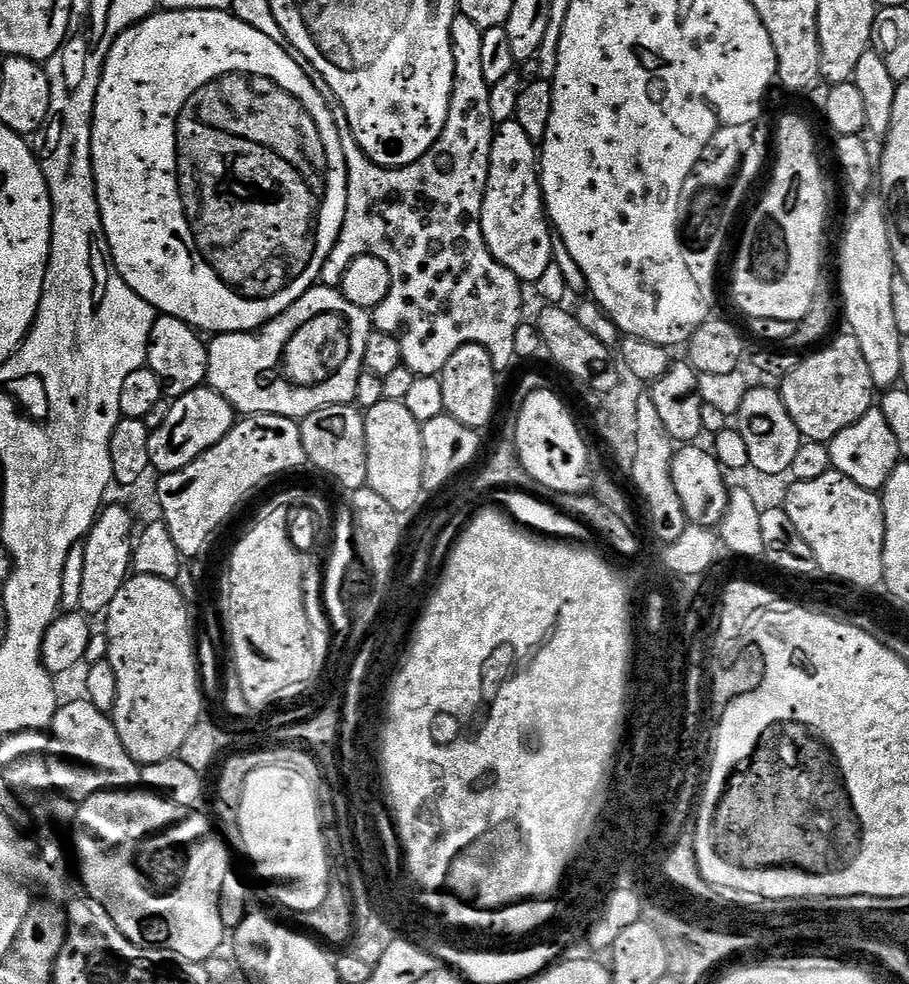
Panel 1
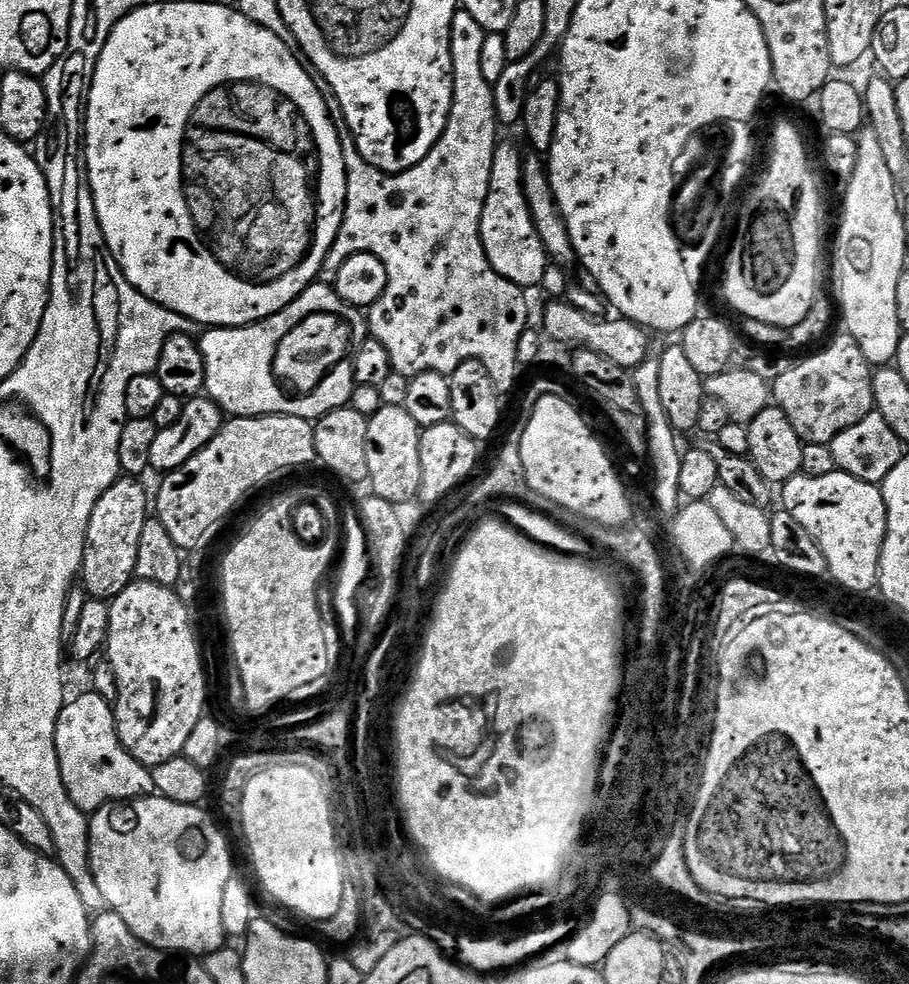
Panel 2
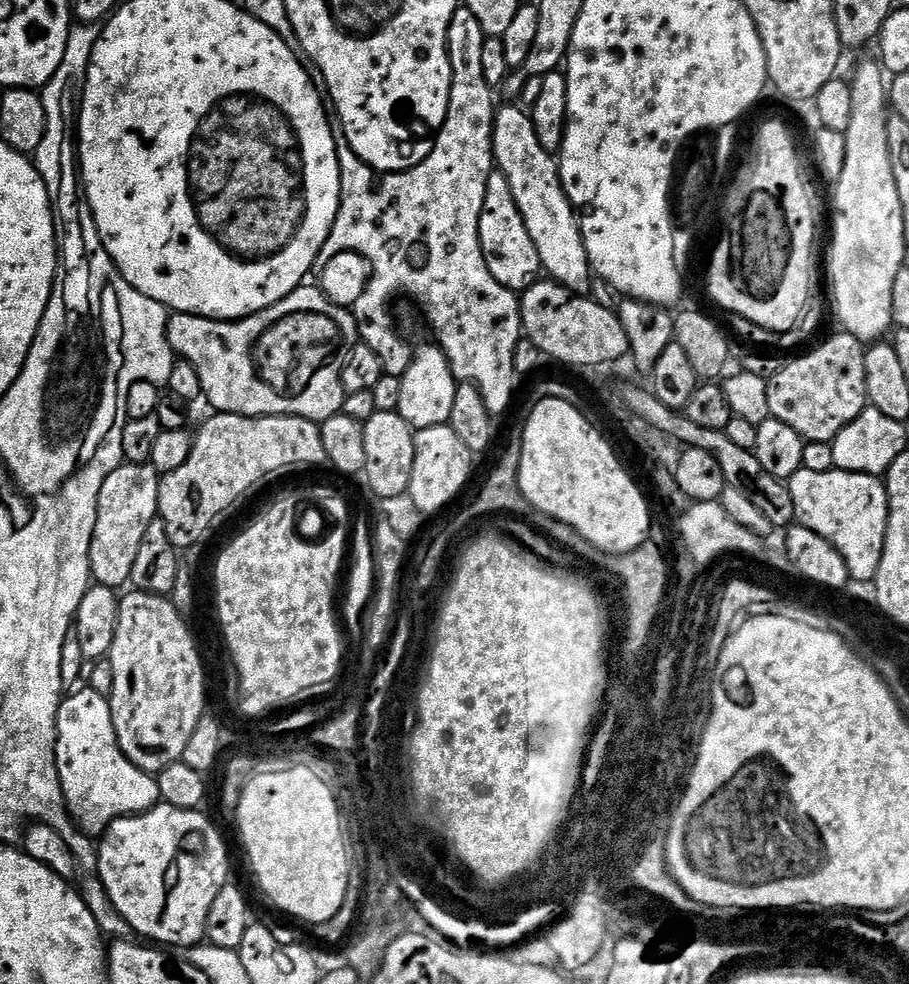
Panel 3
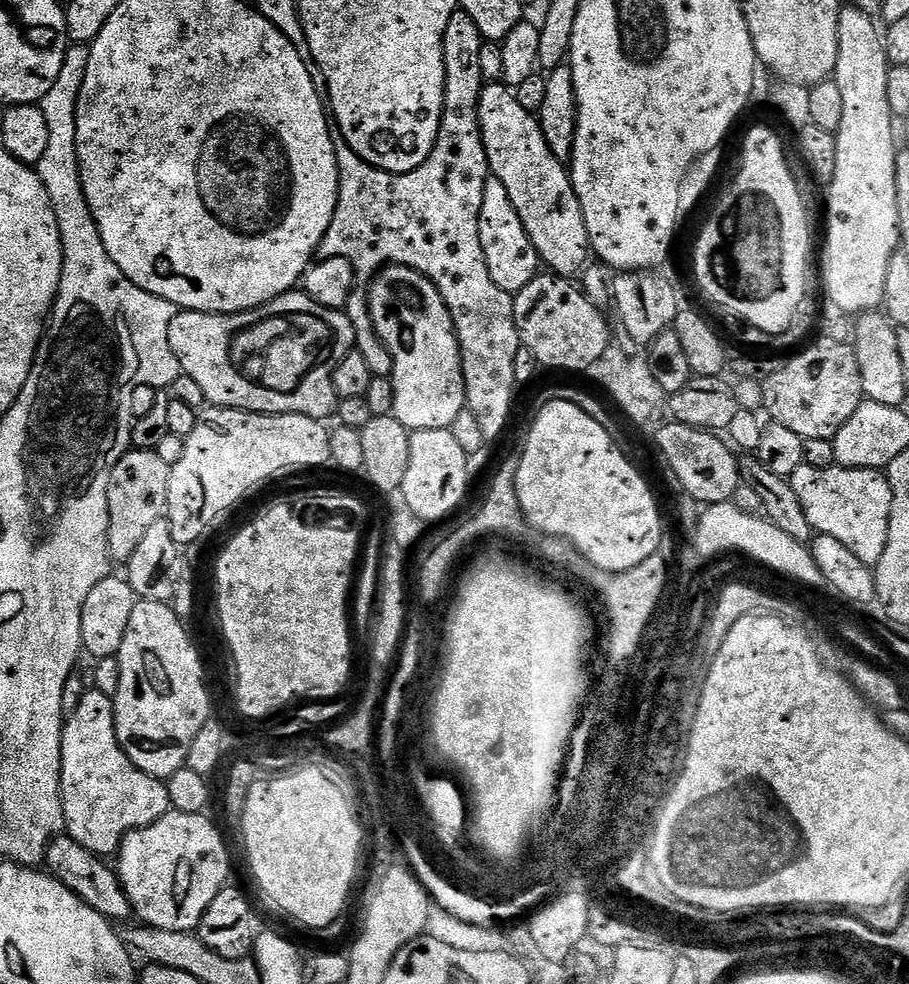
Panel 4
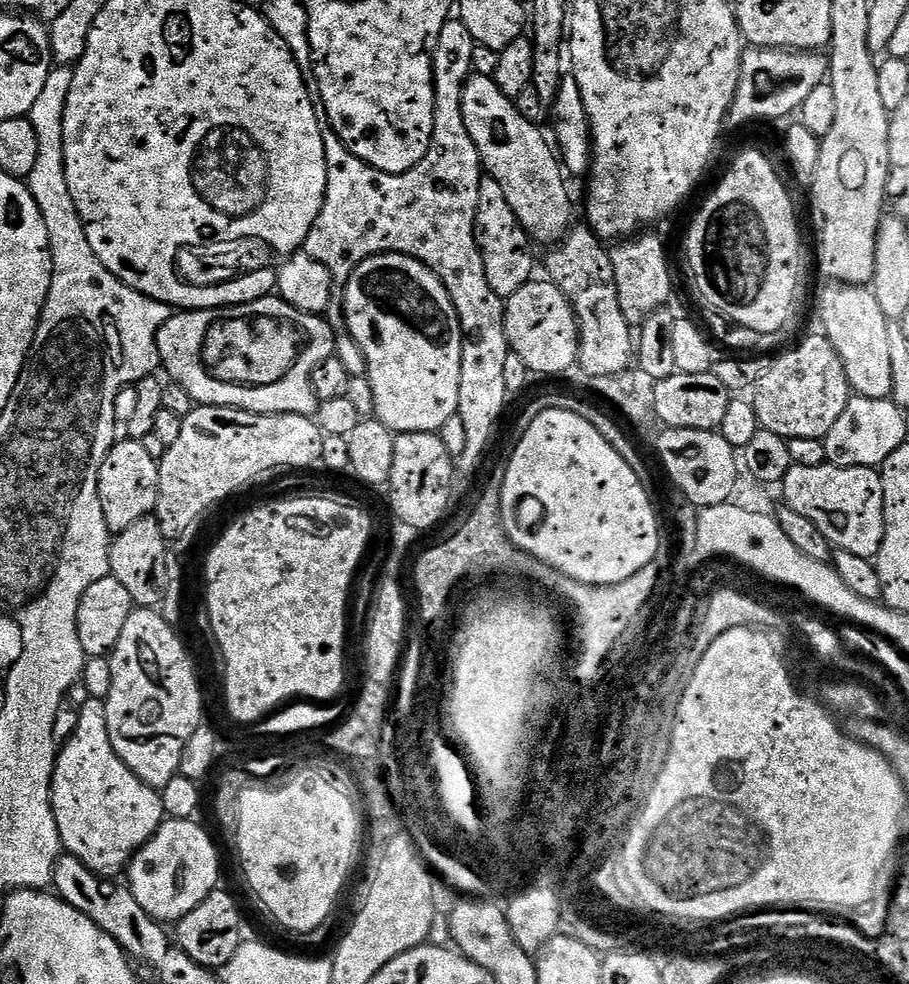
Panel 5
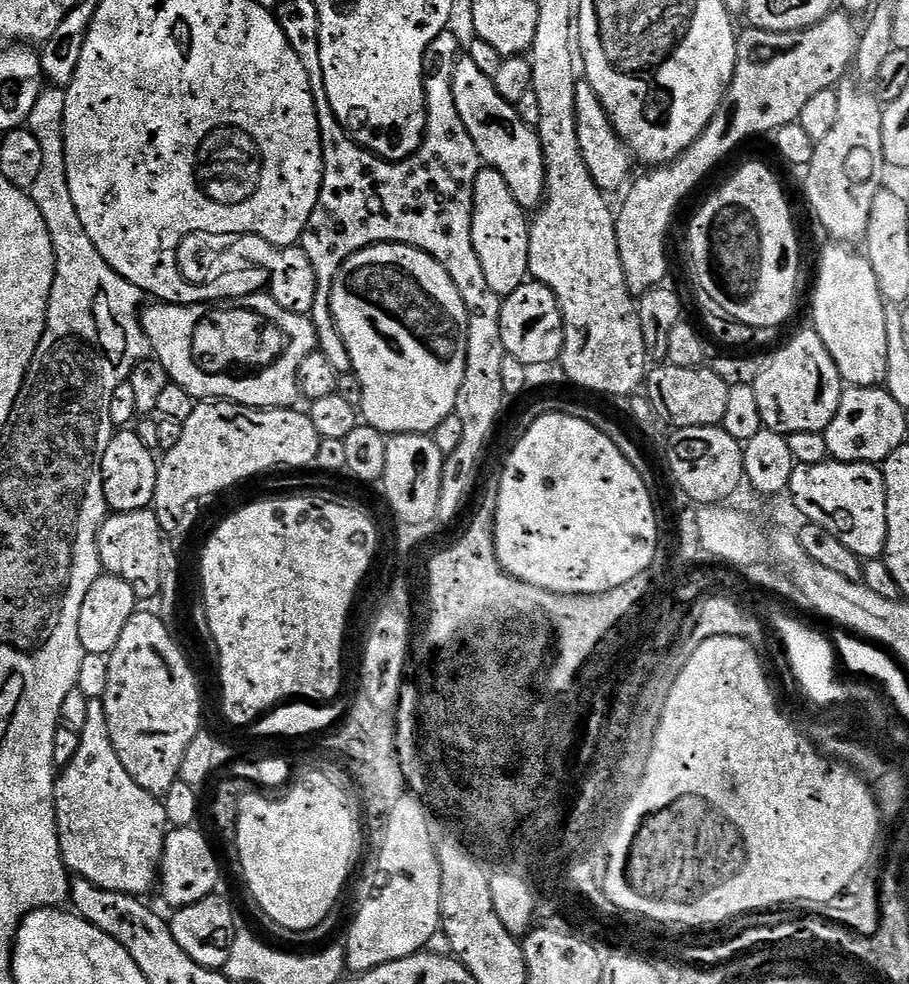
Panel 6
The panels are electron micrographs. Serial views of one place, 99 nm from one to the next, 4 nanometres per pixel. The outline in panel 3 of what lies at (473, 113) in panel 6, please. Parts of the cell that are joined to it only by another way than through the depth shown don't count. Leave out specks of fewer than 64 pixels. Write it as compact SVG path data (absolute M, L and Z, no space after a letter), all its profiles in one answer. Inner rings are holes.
M501 107L497 111L492 131L492 158L495 167L510 182L510 194L514 194L514 202L518 206L518 214L522 214L522 222L526 222L530 242L534 242L534 250L538 250L541 269L555 283L561 284L576 296L591 297L594 273L590 266L590 258L586 254L586 246L582 242L580 217L560 181L560 166L557 157L551 152L542 150L542 146L538 142L538 134L534 134L531 115L523 107L517 107Z

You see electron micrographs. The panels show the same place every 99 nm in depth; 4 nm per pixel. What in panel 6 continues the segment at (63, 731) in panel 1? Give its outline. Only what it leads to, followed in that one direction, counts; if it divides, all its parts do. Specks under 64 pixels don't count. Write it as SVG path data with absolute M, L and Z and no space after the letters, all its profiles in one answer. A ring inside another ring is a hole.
M103 700L89 701L89 714L86 717L86 724L84 728L79 729L81 746L78 748L76 756L66 766L62 768L56 781L56 825L60 828L60 851L58 853L59 859L64 859L64 864L70 871L79 879L89 880L94 882L94 886L98 886L107 892L121 892L122 894L130 894L131 896L138 896L141 898L147 897L147 892L157 887L160 878L160 863L164 858L164 840L168 837L170 825L166 818L166 810L163 803L157 797L153 796L151 792L142 790L142 786L138 786L138 782L134 782L134 778L130 778L130 774L126 770L126 766L122 766L122 762L116 753L114 742L110 738L110 730L106 722L106 710L104 709Z

